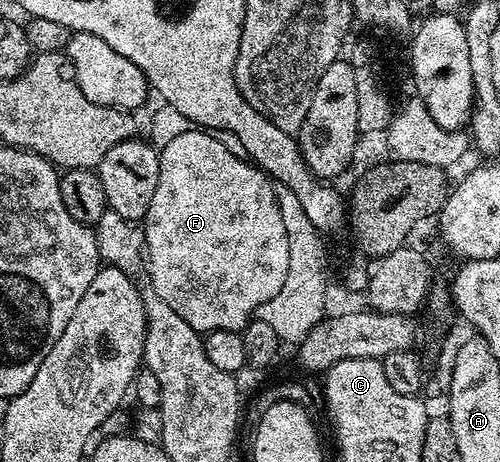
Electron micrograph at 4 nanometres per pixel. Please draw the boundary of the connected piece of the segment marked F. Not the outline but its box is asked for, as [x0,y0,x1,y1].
[144,130,288,334]

